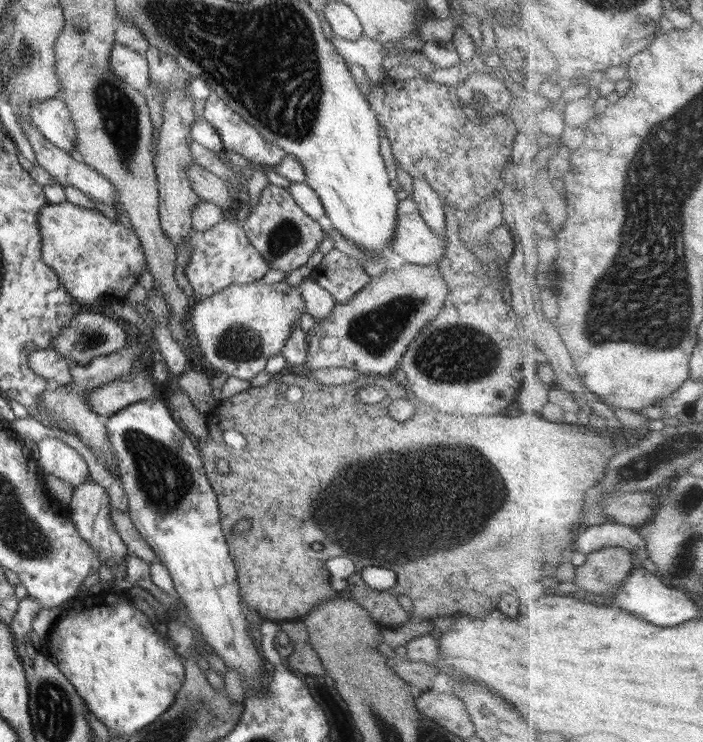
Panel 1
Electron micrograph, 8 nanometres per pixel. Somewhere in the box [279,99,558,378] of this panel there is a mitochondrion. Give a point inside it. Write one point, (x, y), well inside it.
(375, 332)

